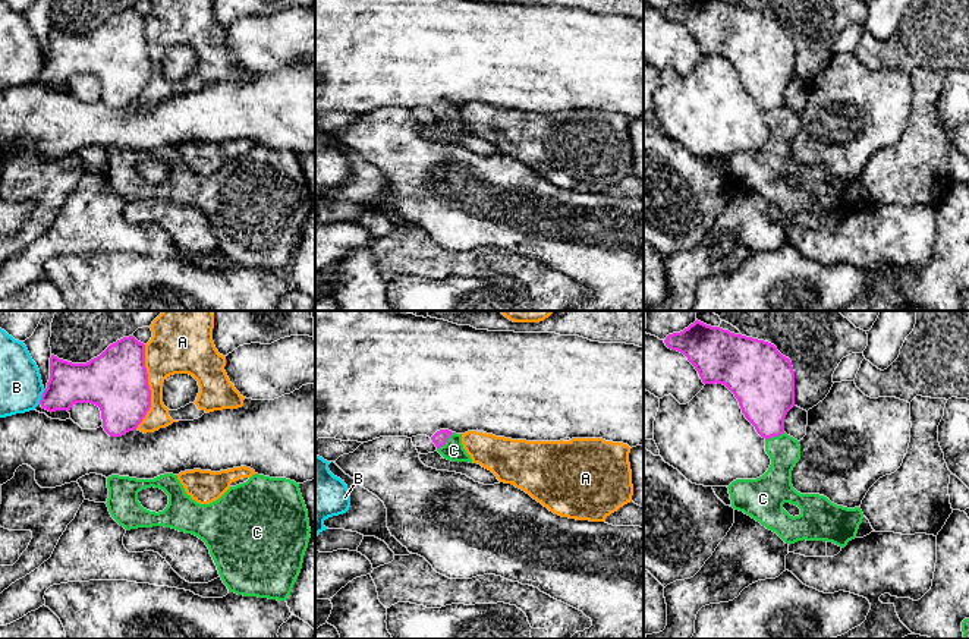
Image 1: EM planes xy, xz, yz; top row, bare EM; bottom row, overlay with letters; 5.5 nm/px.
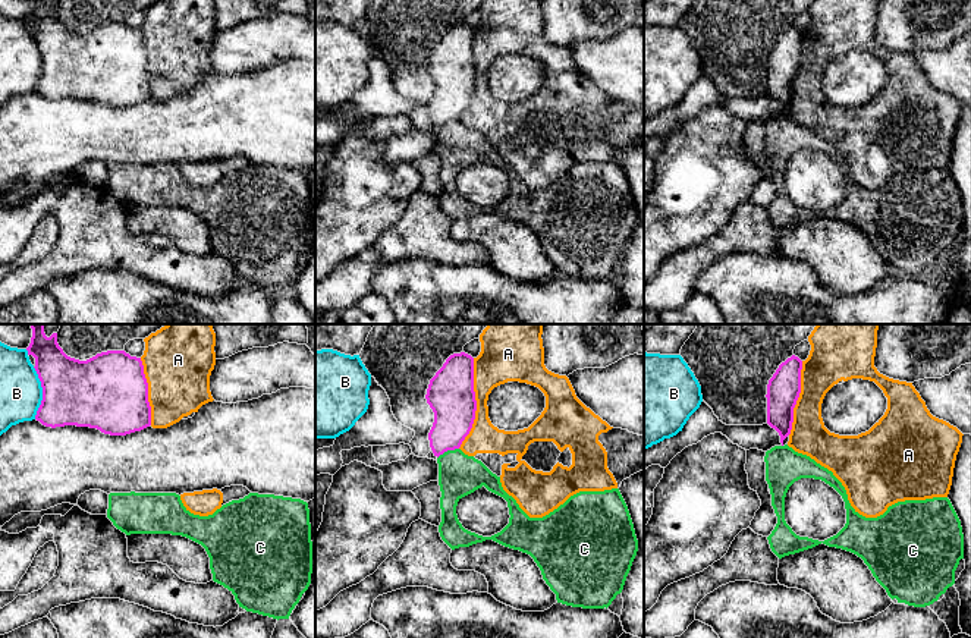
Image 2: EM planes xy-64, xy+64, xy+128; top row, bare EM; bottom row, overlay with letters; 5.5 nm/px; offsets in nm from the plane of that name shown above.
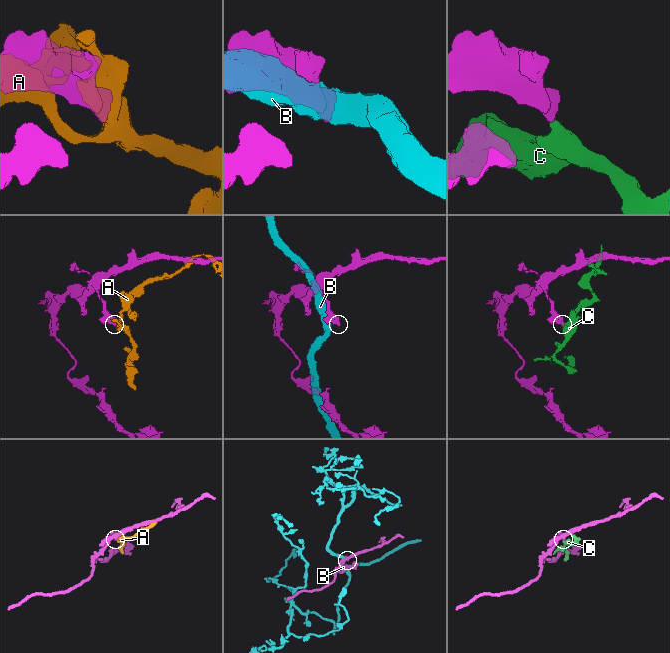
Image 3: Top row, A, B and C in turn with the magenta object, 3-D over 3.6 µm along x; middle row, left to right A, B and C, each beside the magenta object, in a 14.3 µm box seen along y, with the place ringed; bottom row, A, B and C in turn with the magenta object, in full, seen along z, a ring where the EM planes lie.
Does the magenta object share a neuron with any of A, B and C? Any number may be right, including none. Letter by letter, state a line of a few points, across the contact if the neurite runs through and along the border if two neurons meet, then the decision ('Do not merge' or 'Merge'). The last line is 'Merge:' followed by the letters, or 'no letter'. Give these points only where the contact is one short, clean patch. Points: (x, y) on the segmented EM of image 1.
A: Do not merge
B: Do not merge
C: Line: xz (453, 433), (437, 449). Do not merge
Merge: no letter

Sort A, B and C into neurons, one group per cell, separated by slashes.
A / B / C

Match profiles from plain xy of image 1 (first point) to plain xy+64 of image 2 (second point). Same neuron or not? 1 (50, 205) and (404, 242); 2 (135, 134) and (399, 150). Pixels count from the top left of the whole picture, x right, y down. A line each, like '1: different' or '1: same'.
1: different
2: same

